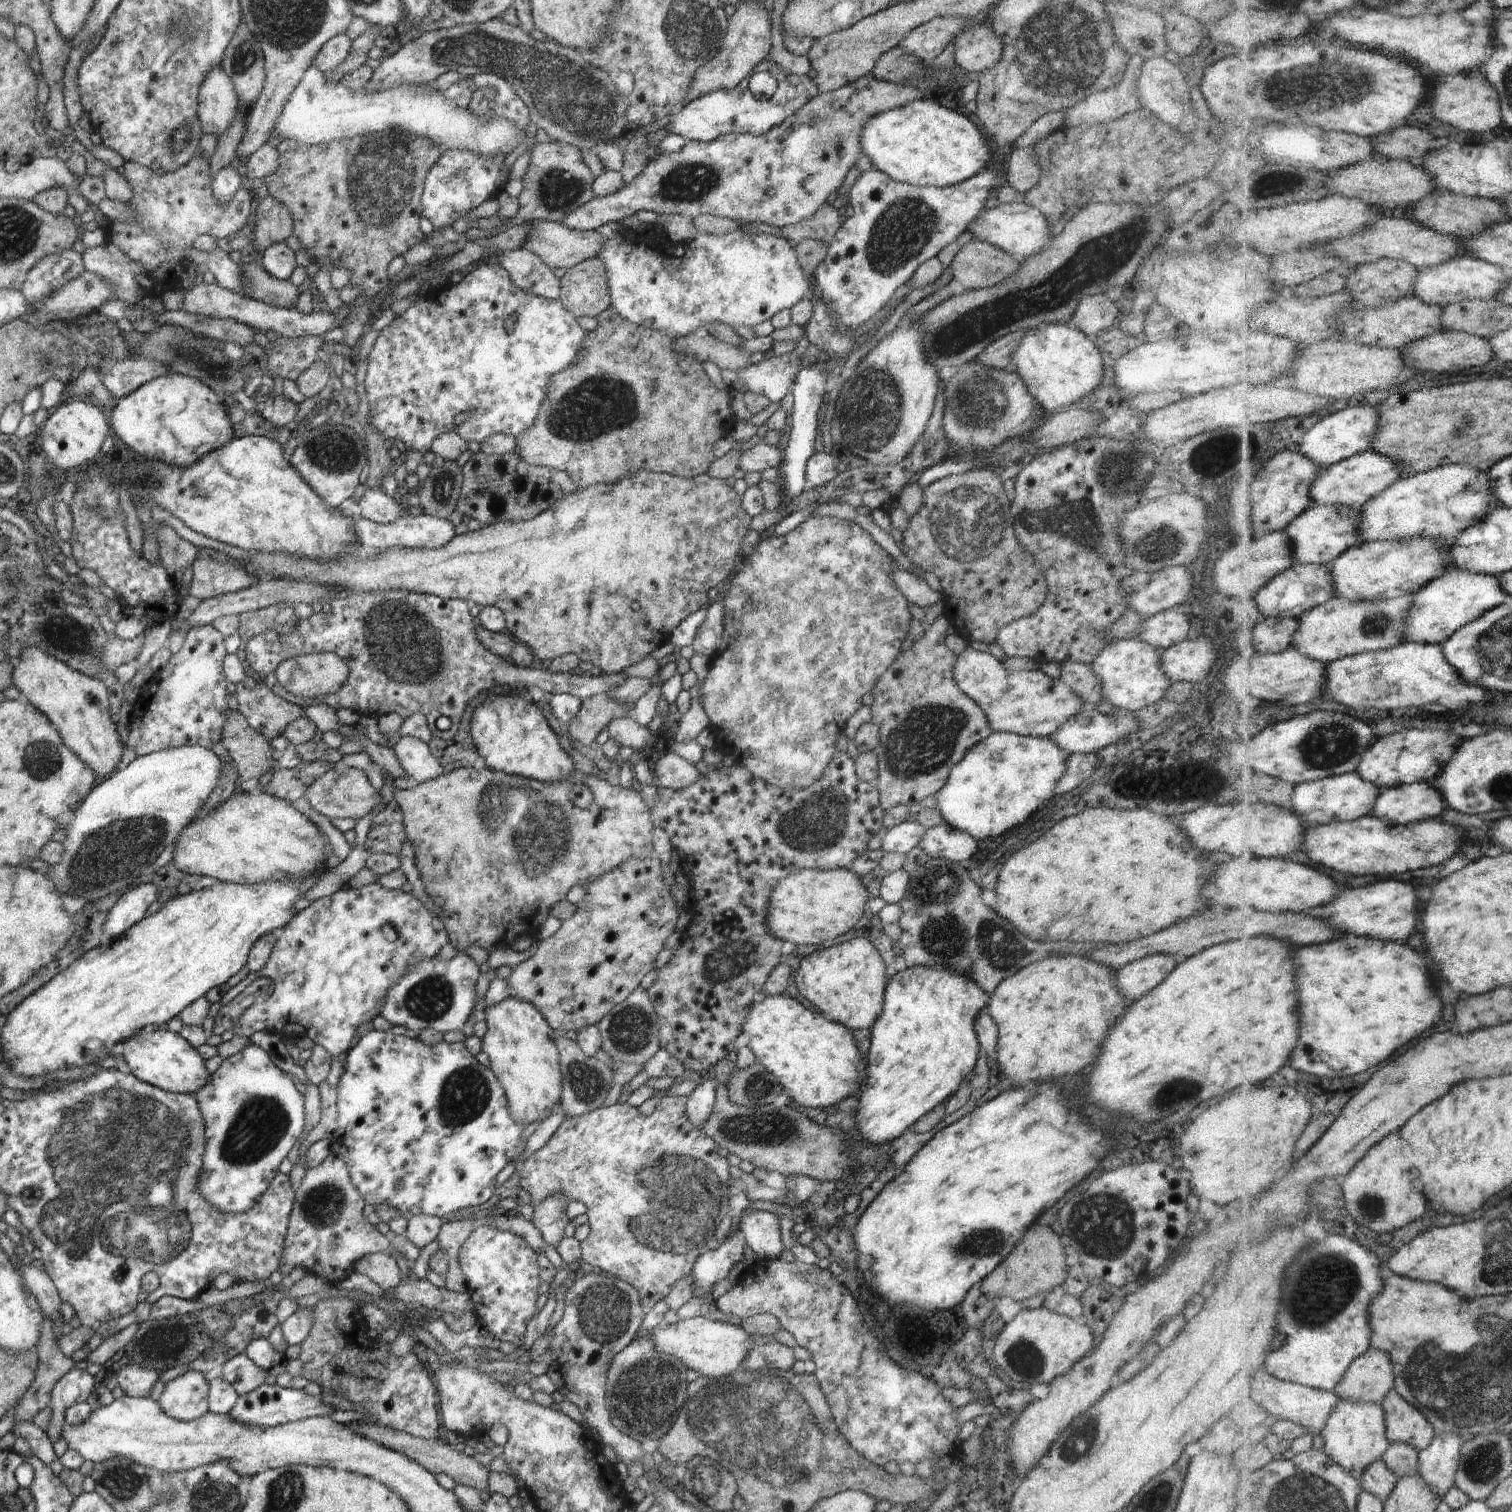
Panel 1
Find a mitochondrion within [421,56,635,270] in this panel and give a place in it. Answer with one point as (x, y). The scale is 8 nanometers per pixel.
(559, 190)

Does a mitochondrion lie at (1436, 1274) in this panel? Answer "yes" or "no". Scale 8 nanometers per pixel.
no

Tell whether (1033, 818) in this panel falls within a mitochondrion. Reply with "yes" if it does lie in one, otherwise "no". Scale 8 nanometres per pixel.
no

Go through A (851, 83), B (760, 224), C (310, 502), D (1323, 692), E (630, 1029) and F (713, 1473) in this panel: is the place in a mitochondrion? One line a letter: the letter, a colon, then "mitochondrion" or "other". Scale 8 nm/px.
A: other
B: other
C: other
D: other
E: mitochondrion
F: mitochondrion

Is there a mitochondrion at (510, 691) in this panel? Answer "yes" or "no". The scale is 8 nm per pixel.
no

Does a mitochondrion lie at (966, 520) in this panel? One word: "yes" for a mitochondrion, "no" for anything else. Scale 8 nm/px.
yes

